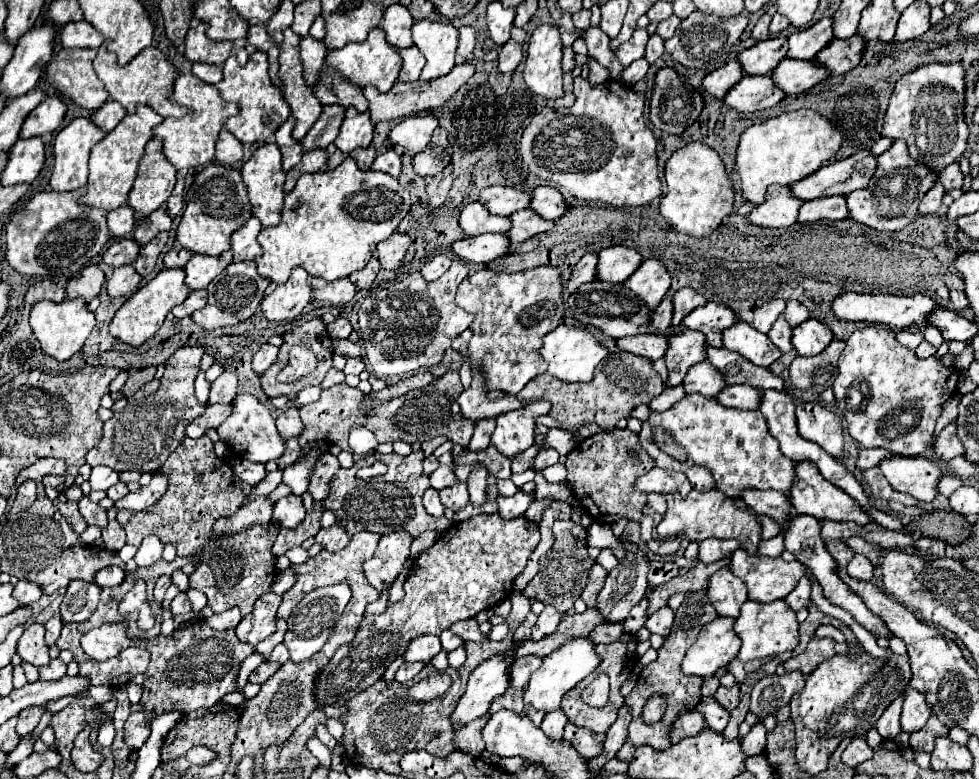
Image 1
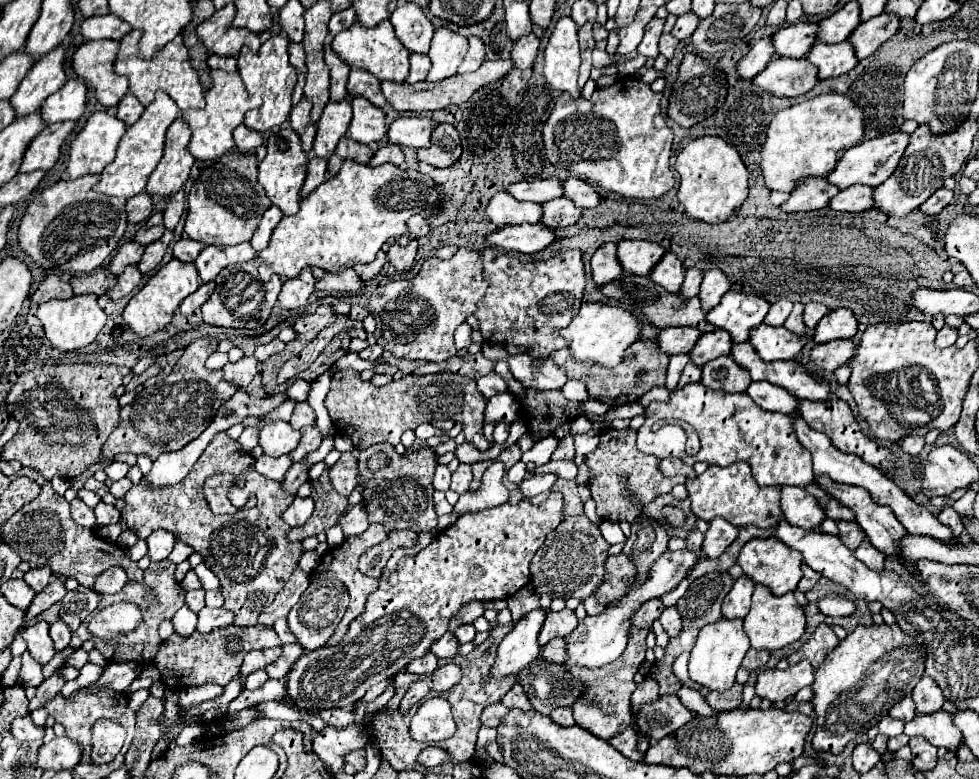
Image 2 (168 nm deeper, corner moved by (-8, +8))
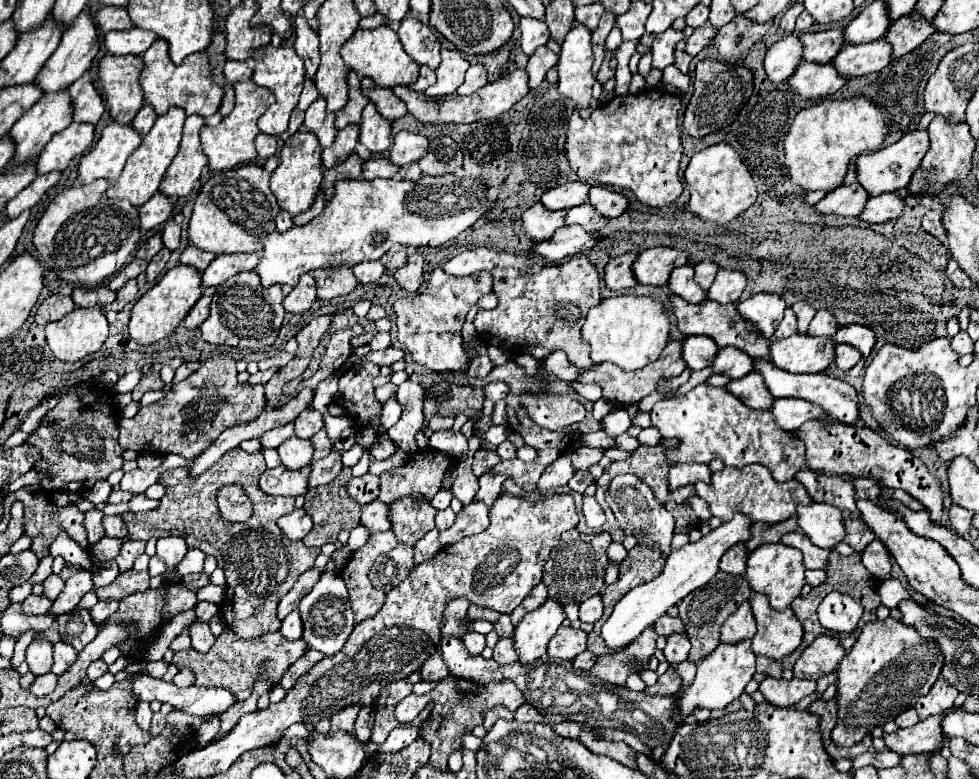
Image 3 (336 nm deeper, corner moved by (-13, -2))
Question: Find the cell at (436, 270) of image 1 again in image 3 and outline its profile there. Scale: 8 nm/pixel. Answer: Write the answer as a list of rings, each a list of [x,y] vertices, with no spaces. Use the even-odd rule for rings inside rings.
[[[474,248],[466,250],[444,264],[444,272],[448,274],[470,274],[485,270],[494,278],[494,294],[498,296],[498,306],[494,310],[480,310],[474,318],[474,326],[478,336],[488,344],[502,348],[510,354],[530,354],[536,360],[546,358],[548,354],[562,350],[568,352],[568,360],[576,366],[592,366],[590,362],[590,347],[580,340],[580,328],[586,322],[586,314],[600,302],[600,280],[596,268],[584,258],[570,258],[568,262],[560,264],[544,264],[542,260],[532,260],[526,254],[508,254],[490,248]]]

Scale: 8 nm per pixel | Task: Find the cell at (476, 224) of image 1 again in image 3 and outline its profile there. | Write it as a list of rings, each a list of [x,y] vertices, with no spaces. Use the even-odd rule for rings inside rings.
[[[534,204],[522,214],[522,228],[532,240],[540,242],[550,238],[554,230],[564,226],[564,216],[566,216],[564,210],[552,212],[552,210],[546,210],[542,204]]]

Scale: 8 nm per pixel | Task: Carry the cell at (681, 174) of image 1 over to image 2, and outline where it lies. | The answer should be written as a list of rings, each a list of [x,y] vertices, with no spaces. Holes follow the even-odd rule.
[[[703,136],[703,138],[691,140],[679,152],[675,170],[681,180],[677,198],[685,206],[687,216],[701,222],[709,222],[709,224],[725,222],[745,202],[749,194],[749,186],[747,186],[749,172],[741,156],[737,154],[733,146],[729,146],[725,140],[715,138],[715,136],[713,138]]]

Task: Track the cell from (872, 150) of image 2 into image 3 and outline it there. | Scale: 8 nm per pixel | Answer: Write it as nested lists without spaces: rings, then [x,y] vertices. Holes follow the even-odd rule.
[[[914,130],[914,132],[902,136],[898,142],[882,148],[882,150],[862,154],[856,160],[858,184],[868,192],[868,196],[876,196],[882,192],[896,192],[900,188],[908,186],[912,170],[918,168],[918,162],[924,158],[926,150],[928,150],[928,132],[926,130]]]

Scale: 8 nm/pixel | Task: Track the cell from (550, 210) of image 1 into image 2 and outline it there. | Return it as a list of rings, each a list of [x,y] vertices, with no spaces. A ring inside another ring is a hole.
[[[569,178],[565,180],[565,196],[569,200],[573,200],[579,208],[595,208],[601,202],[601,196],[595,192],[595,188],[591,184],[587,184],[585,180],[577,180],[577,178]]]

